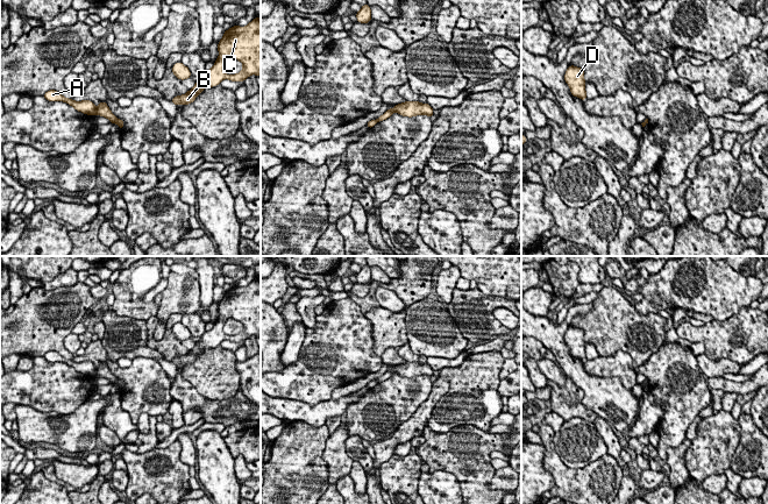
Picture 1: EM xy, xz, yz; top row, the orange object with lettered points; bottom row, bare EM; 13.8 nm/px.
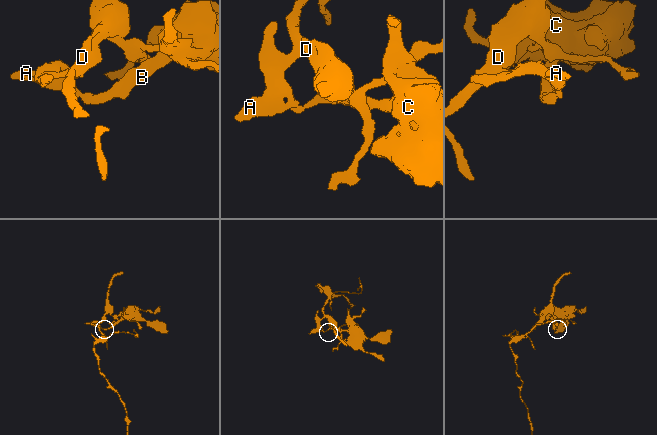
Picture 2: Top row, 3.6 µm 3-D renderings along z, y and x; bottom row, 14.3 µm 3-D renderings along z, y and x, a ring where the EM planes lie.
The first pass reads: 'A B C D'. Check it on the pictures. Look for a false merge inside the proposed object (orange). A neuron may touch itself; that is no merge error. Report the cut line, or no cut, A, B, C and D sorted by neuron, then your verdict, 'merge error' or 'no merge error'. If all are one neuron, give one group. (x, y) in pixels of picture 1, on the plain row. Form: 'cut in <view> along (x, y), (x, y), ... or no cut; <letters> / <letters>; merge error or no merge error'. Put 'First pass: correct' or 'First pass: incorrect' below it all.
cut in xy along (116, 380), (114, 383); A D / B C; merge error
First pass: incorrect

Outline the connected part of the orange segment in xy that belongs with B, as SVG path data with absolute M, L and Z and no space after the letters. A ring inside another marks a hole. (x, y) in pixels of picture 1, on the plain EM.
M255 278L246 288L233 286L226 291L218 304L218 311L219 318L213 328L205 332L187 354L175 357L172 364L186 367L193 363L205 348L216 347L223 340L244 342L251 335L261 338L261 278ZM229 318L243 325L241 333L236 335L223 333L223 326Z

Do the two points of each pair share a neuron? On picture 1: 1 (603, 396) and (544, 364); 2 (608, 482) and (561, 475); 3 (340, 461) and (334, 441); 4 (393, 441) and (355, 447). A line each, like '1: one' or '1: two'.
1: two
2: one
3: one
4: two

